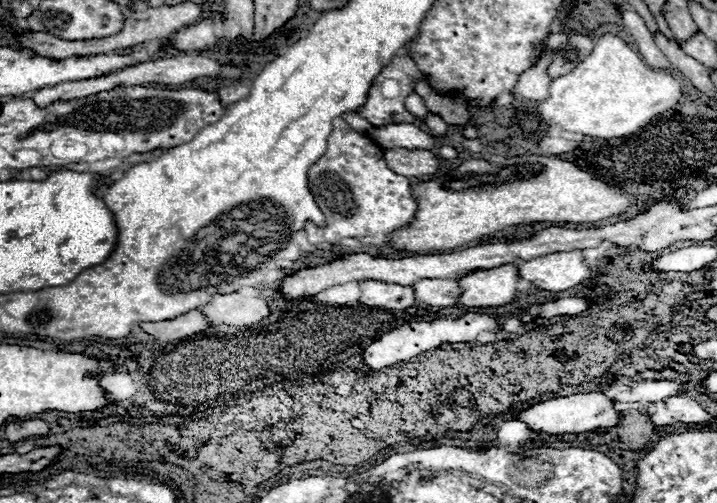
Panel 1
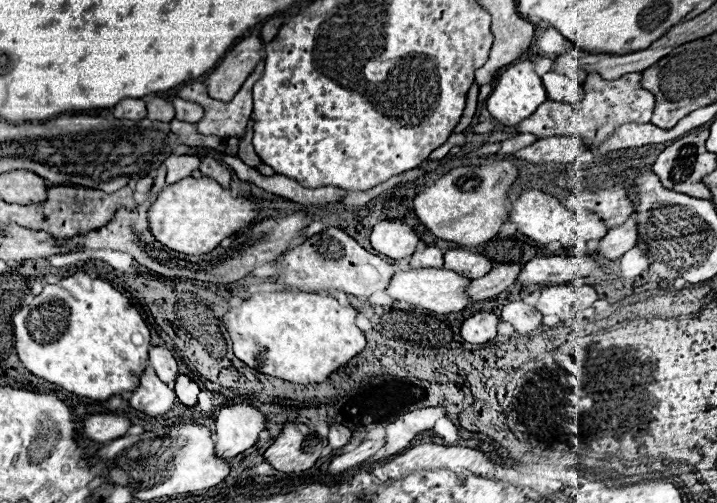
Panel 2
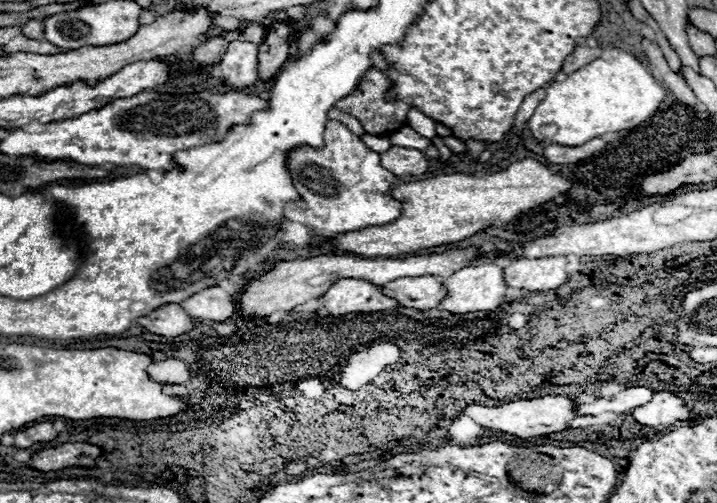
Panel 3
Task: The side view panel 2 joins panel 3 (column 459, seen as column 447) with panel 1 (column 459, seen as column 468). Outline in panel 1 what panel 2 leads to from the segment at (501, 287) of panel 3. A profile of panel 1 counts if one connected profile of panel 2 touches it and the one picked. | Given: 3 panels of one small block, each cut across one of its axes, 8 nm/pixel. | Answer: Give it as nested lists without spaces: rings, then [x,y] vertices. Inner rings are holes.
[[[514,264],[472,272],[458,280],[462,286],[458,304],[468,308],[496,308],[510,304],[518,294],[518,278],[518,268]]]

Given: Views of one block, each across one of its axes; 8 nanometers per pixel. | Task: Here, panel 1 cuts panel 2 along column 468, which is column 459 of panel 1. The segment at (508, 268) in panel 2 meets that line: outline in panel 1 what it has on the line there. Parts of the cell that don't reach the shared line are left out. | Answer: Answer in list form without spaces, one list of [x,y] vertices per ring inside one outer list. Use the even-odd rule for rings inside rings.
[[[424,278],[414,284],[420,302],[436,308],[454,306],[462,294],[458,280],[452,278]]]

